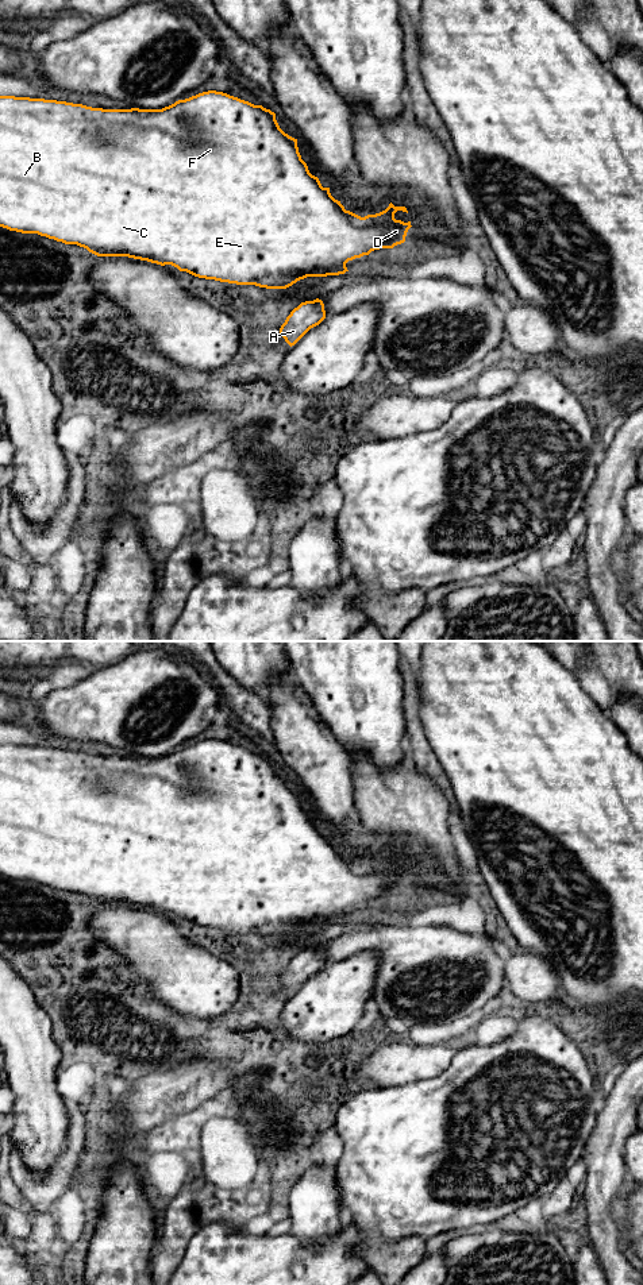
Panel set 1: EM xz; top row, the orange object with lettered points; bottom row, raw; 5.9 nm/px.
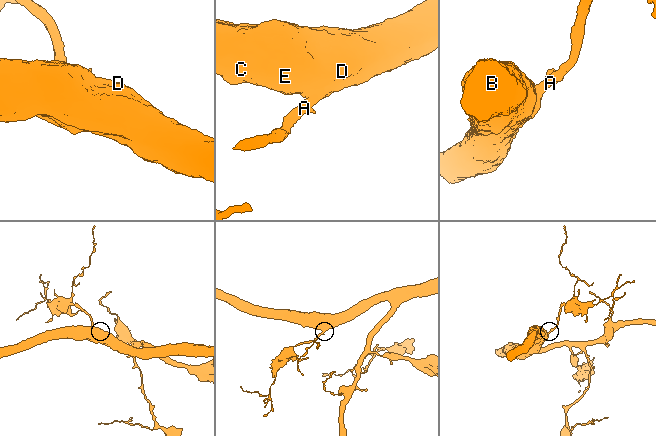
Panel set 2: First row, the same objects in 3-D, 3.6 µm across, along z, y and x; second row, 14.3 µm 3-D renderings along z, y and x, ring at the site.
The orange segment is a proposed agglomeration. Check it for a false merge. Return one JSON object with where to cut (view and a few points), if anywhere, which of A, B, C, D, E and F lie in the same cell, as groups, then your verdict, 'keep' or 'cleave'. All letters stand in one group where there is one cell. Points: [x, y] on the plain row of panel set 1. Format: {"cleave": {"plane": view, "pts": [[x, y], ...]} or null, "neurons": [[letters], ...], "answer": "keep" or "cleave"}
{"cleave": null, "neurons": [["A", "B", "C", "D", "E", "F"]], "answer": "keep"}

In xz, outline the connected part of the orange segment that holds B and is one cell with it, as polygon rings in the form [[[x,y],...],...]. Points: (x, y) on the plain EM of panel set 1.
[[[203,740],[162,757],[103,757],[57,748],[0,744],[0,875],[77,892],[97,904],[128,904],[161,914],[172,912],[199,926],[286,937],[307,925],[344,922],[349,908],[404,891],[412,873],[411,869],[396,868],[397,858],[408,861],[405,854],[392,850],[385,858],[365,865],[346,858],[331,844],[330,836],[323,836],[319,826],[309,821],[299,800],[297,787],[280,776],[274,760],[223,740]]]

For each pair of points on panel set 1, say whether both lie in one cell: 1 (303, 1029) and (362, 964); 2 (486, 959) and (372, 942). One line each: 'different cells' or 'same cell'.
1: same cell
2: same cell

